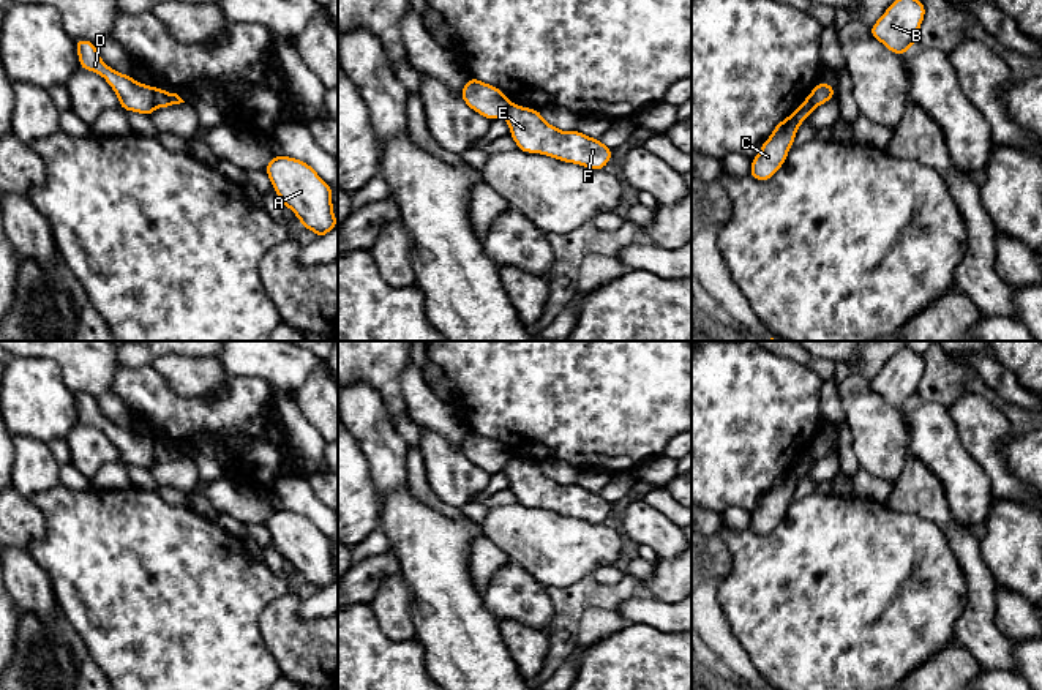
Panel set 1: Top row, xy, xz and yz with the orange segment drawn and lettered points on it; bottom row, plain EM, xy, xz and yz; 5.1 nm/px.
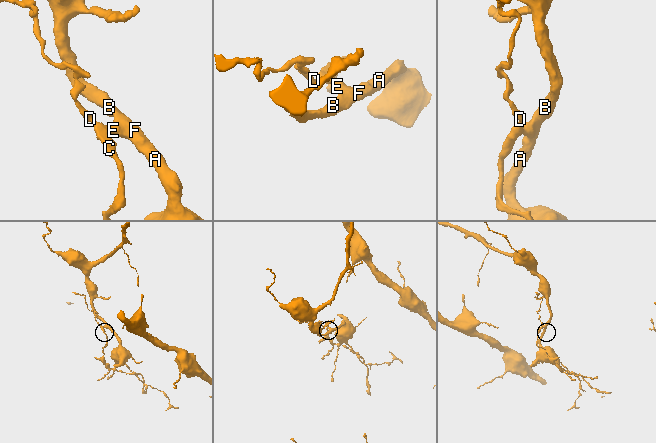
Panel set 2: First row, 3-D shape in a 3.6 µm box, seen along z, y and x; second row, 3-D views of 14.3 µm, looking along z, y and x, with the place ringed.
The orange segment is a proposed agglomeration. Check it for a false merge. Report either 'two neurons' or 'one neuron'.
two neurons

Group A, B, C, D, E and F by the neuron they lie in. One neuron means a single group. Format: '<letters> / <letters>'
A B E F / C D

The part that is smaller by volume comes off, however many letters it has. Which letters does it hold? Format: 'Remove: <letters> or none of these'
Remove: C, D

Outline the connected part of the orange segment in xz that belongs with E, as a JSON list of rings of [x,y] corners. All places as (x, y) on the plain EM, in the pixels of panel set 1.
[[[512,458],[504,472],[521,505],[546,508],[595,524],[605,523],[613,510],[613,502],[603,499],[600,493],[589,491],[576,483],[560,485],[546,477],[537,463]]]

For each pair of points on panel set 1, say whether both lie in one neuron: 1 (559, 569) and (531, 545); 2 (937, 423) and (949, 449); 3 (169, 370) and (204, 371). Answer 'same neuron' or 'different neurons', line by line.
1: same neuron
2: same neuron
3: same neuron

